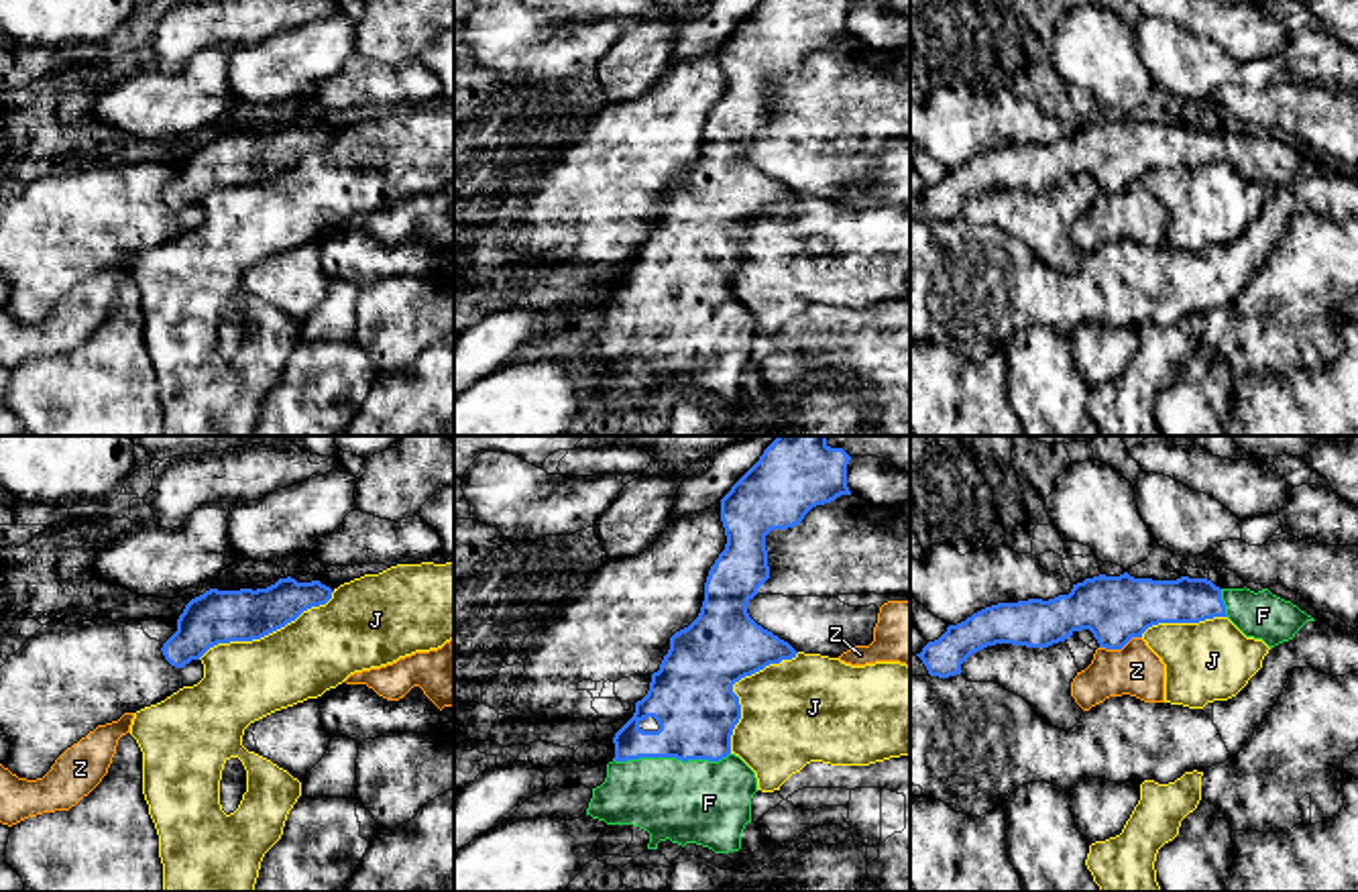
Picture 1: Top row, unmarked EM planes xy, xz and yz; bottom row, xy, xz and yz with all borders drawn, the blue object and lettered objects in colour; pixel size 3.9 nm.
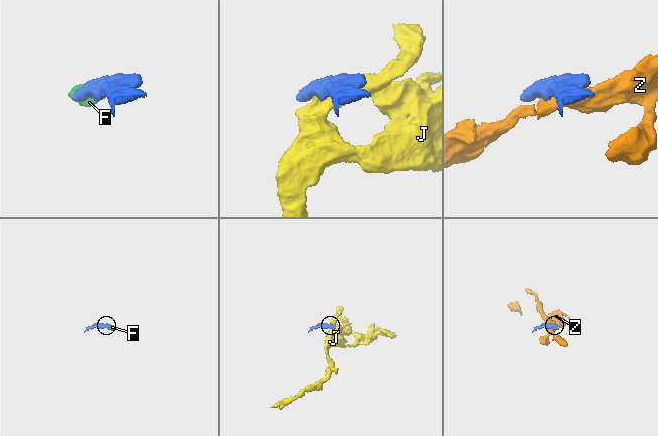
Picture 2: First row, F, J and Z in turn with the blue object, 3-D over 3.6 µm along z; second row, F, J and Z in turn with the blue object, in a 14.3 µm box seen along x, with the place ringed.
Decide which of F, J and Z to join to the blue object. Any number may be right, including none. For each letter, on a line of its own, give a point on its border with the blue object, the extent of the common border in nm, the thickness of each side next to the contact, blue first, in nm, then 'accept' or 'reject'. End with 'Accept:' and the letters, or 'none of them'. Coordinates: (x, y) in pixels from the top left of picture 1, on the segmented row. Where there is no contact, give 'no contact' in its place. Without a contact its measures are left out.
F: xz (670, 756) | 460 nm | 340/340 nm | accept
J: xy (267, 634) | 600 nm | 220/320 nm | reject
Z: yz (1120, 648) | 180 nm | 260/200 nm | reject
Accept: F

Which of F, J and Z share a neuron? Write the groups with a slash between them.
F / J / Z

